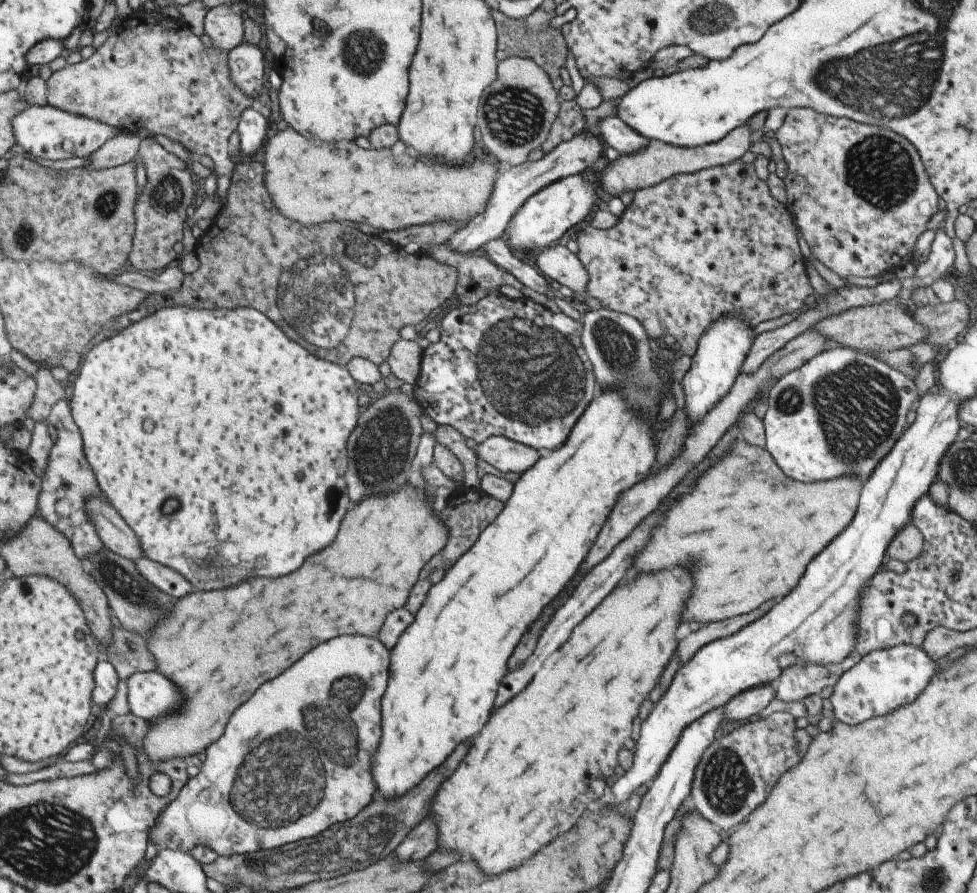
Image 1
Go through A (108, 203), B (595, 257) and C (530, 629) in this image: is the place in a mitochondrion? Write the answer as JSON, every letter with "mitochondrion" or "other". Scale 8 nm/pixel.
{"A":"mitochondrion","B":"other","C":"other"}

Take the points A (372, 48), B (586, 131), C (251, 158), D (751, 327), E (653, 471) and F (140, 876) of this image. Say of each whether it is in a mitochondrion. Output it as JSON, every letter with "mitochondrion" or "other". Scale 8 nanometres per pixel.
{"A":"mitochondrion","B":"other","C":"other","D":"other","E":"other","F":"other"}

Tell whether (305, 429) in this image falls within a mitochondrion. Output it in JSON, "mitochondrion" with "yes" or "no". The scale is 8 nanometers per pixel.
{"mitochondrion":"no"}

